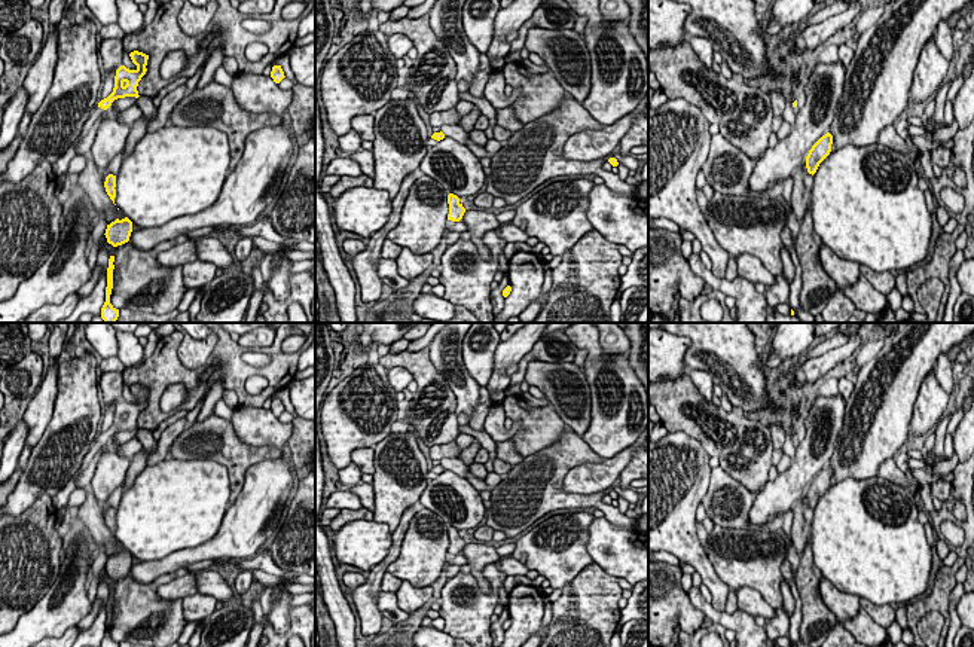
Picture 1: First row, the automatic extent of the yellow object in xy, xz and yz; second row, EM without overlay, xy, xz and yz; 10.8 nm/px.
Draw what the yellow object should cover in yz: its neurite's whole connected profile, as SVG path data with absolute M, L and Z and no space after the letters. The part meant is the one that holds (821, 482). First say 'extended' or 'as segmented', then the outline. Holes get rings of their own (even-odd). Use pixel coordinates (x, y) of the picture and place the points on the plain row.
as segmented; M827 466L822 469L809 483L806 489L806 501L809 507L815 507L819 497L830 488L833 477L833 469Z

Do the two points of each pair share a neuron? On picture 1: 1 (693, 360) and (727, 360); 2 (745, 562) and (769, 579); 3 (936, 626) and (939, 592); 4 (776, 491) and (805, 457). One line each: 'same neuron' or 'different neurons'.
1: same neuron
2: same neuron
3: different neurons
4: same neuron

